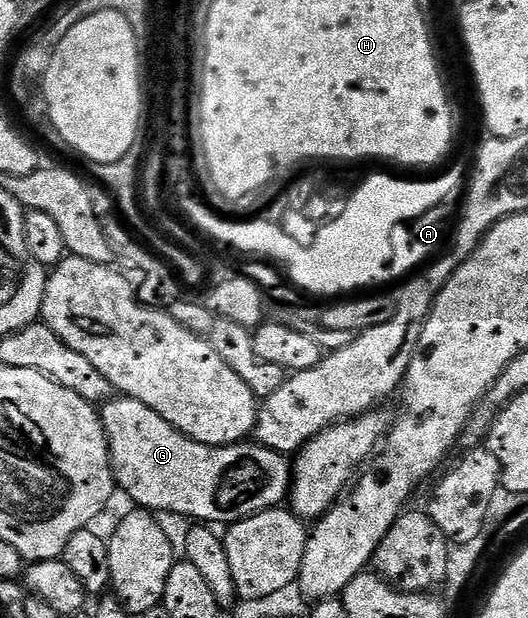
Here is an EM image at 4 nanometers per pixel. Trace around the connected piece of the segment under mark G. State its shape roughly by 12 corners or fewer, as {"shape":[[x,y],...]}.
{"shape":[[106,400],[132,504],[230,525],[288,498],[255,441],[205,445],[149,405]]}

